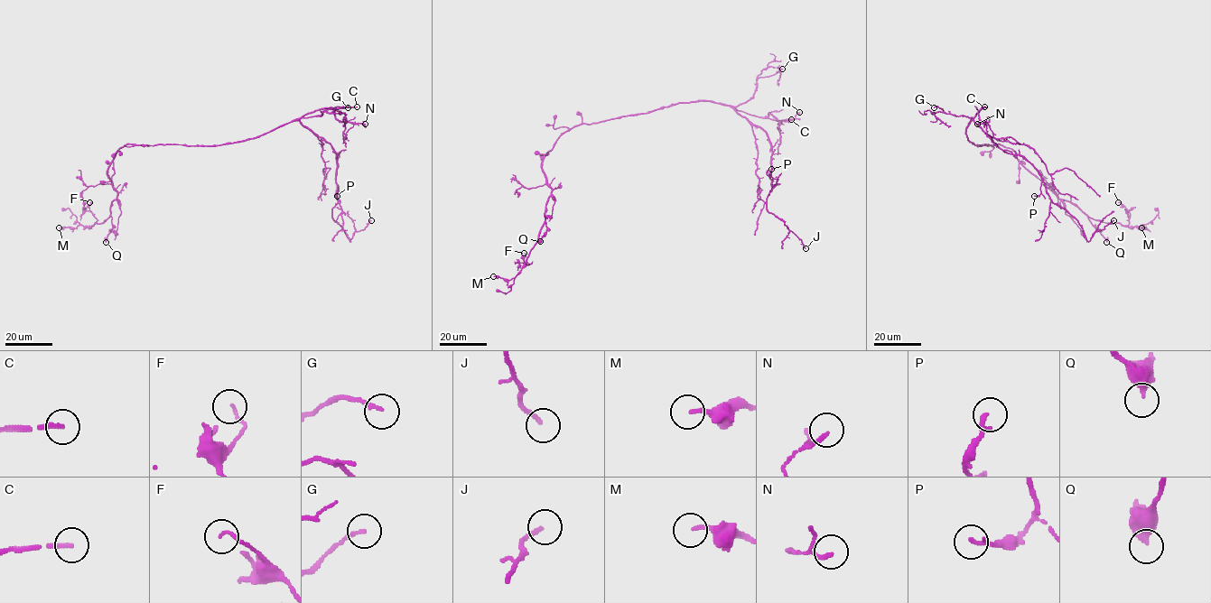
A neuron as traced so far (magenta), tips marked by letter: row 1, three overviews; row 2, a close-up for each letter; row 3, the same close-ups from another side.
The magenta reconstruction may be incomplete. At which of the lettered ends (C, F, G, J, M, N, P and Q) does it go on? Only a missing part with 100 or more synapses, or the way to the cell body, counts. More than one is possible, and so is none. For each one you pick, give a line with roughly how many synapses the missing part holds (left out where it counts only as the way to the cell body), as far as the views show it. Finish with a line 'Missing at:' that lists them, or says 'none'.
Missing at: C

